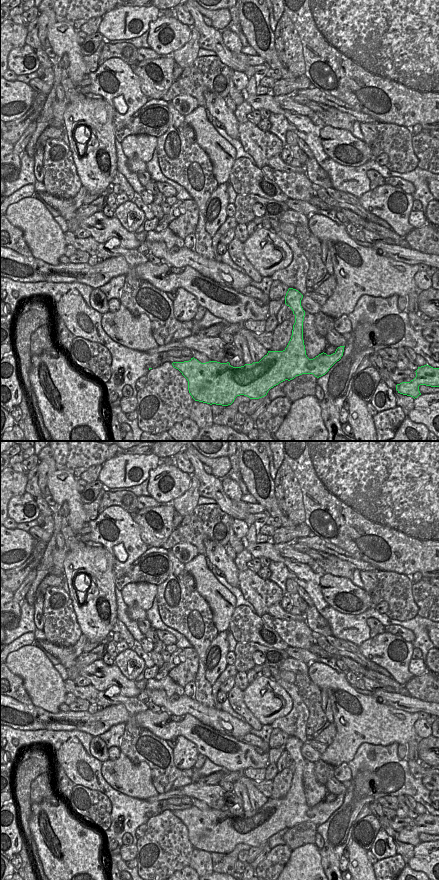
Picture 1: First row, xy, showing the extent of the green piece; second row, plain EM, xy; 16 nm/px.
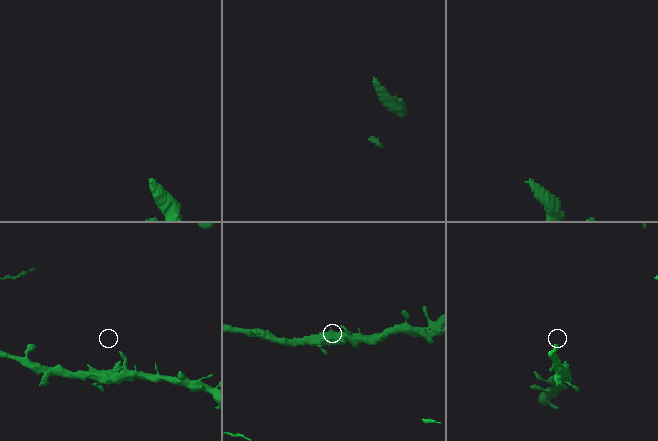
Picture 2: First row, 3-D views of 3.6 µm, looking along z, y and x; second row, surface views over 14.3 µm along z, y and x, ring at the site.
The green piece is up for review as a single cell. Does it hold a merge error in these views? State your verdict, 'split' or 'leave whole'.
leave whole

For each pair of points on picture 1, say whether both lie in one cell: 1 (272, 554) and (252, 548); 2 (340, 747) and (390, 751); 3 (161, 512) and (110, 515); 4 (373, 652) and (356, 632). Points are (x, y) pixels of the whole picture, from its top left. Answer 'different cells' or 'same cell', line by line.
1: same cell
2: different cells
3: different cells
4: different cells

